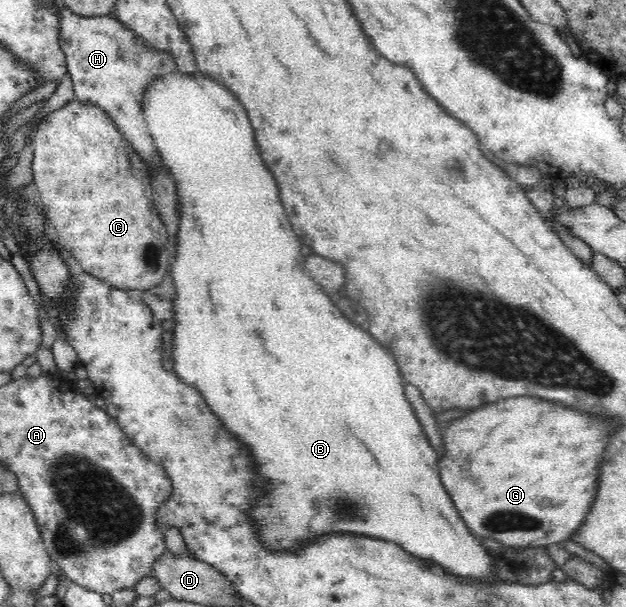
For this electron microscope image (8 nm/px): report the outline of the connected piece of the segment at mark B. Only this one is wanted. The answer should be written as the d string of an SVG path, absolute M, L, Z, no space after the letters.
M168 74L164 78L152 81L144 94L144 112L148 120L150 134L154 136L154 144L168 166L182 204L180 218L180 234L177 240L176 262L172 268L172 278L176 286L175 326L173 340L173 357L176 374L194 388L200 390L209 407L223 420L229 432L235 434L244 444L251 448L251 453L257 462L263 478L269 480L271 491L262 499L252 512L252 519L262 527L262 541L270 551L290 551L301 548L306 542L320 537L328 532L350 532L350 534L365 535L376 540L384 540L398 544L405 552L420 560L433 560L453 578L462 578L467 582L480 586L496 586L503 582L500 571L491 550L481 543L480 536L474 536L460 514L456 514L454 503L440 480L438 454L428 442L423 426L418 421L414 409L404 395L406 382L394 355L380 346L367 330L353 325L342 315L340 308L330 300L328 294L321 288L306 270L305 257L300 253L302 242L296 240L297 234L284 212L280 202L280 192L272 172L266 170L258 146L254 142L254 130L248 120L244 106L218 82L204 78L188 78L184 74Z

